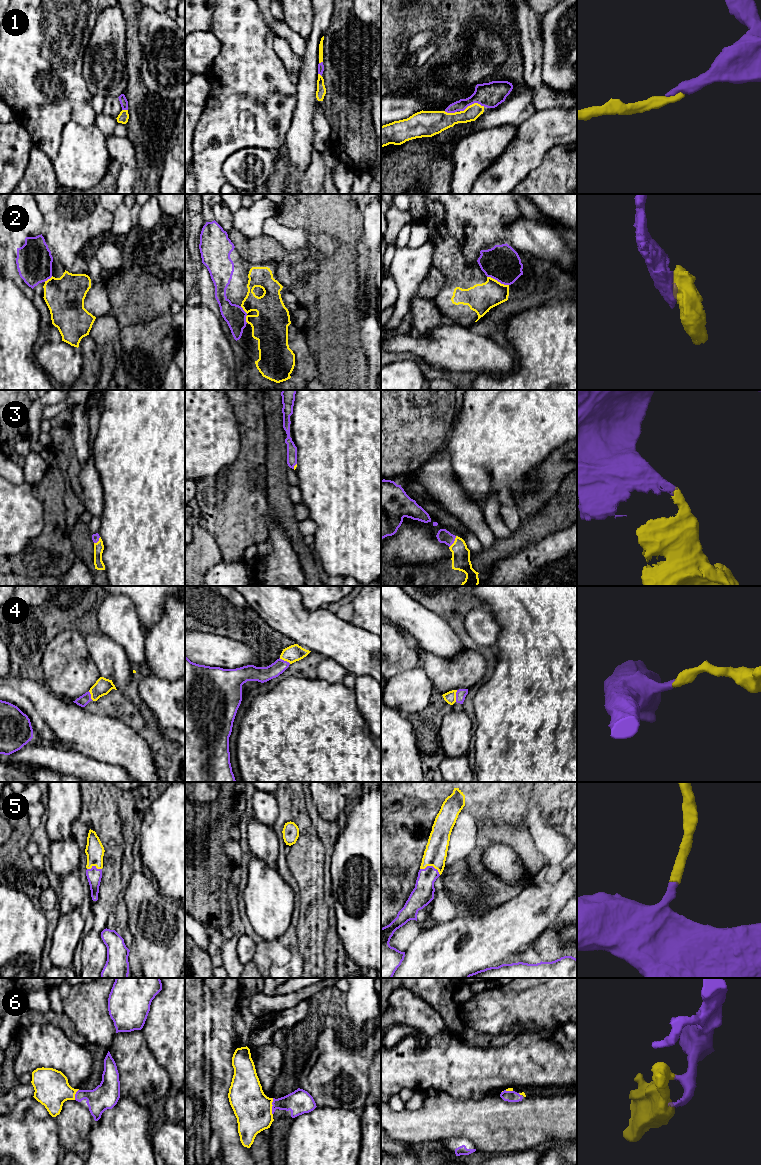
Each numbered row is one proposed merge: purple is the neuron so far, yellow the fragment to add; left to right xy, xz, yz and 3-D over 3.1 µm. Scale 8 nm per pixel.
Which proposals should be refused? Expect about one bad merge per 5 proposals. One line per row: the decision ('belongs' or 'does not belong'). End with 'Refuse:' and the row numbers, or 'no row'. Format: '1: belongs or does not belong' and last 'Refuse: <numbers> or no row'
1: belongs
2: belongs
3: belongs
4: belongs
5: belongs
6: belongs
Refuse: no row

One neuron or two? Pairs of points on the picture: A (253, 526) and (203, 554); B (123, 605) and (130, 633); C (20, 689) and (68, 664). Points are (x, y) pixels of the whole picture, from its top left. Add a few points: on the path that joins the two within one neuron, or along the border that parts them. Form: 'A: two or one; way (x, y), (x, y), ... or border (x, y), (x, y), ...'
A: two; border (205, 526), (213, 536), (222, 559)
B: one; way (123, 612), (123, 626)
C: two; border (43, 682), (60, 698)

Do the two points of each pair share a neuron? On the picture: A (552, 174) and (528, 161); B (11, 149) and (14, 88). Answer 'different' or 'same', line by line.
A: different
B: different

